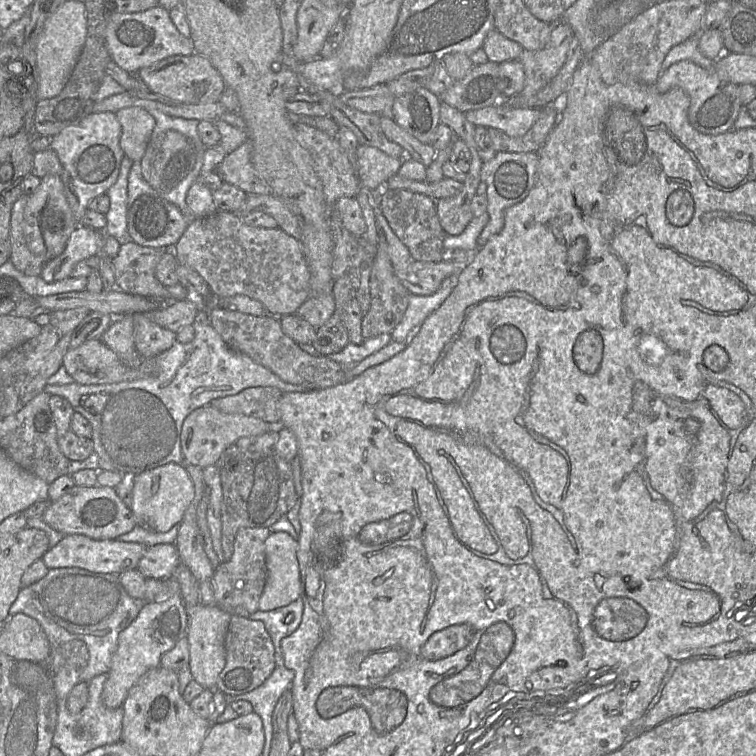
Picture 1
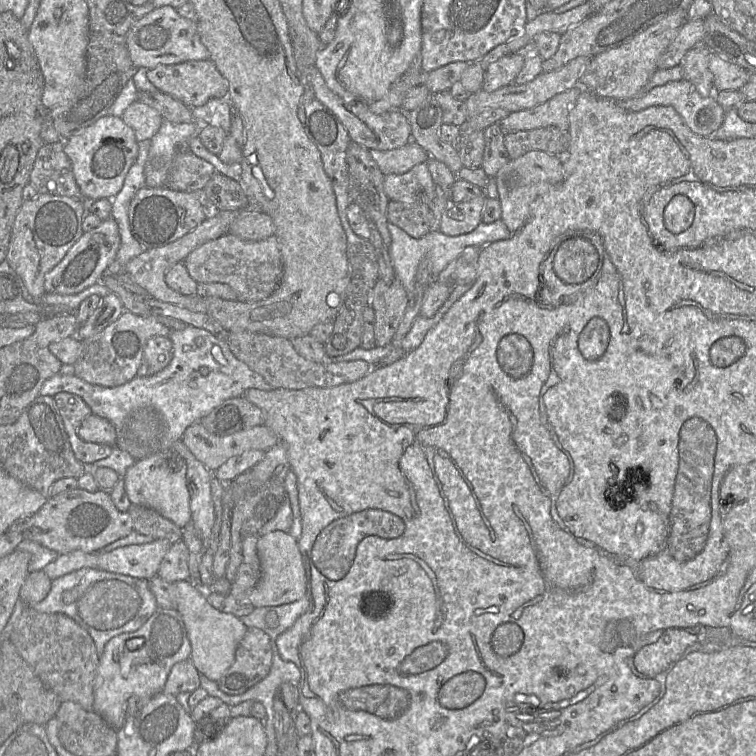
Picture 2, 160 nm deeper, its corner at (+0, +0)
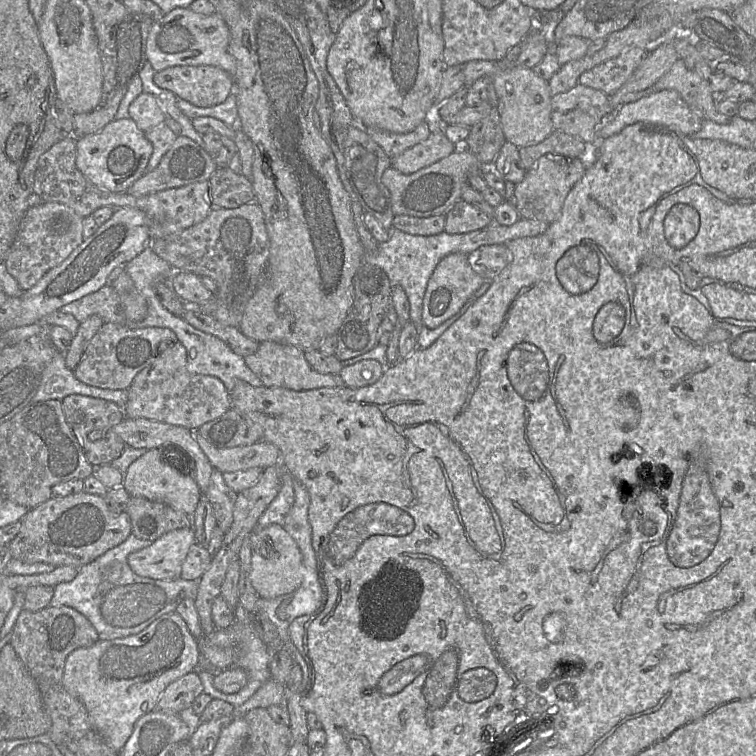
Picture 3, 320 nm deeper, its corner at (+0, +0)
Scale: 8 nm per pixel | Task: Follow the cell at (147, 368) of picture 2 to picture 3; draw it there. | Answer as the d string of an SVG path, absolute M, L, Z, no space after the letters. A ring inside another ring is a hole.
M179 341L167 347L142 369L134 377L127 392L125 418L146 418L191 431L196 431L204 423L220 417L231 408L229 392L220 379L188 372L186 349Z

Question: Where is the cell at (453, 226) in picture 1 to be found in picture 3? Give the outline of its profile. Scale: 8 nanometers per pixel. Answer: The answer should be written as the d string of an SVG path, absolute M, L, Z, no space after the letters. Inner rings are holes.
M459 200L445 213L444 231L448 234L468 233L486 227L492 221L476 206Z

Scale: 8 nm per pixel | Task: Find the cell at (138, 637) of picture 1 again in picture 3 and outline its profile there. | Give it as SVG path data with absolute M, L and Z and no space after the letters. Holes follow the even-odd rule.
M177 613L165 614L137 634L113 640L98 640L90 647L78 648L65 661L63 686L86 708L91 728L116 753L119 753L132 734L136 721L156 710L158 700L166 687L197 670L200 665L198 640L190 633L185 621Z

